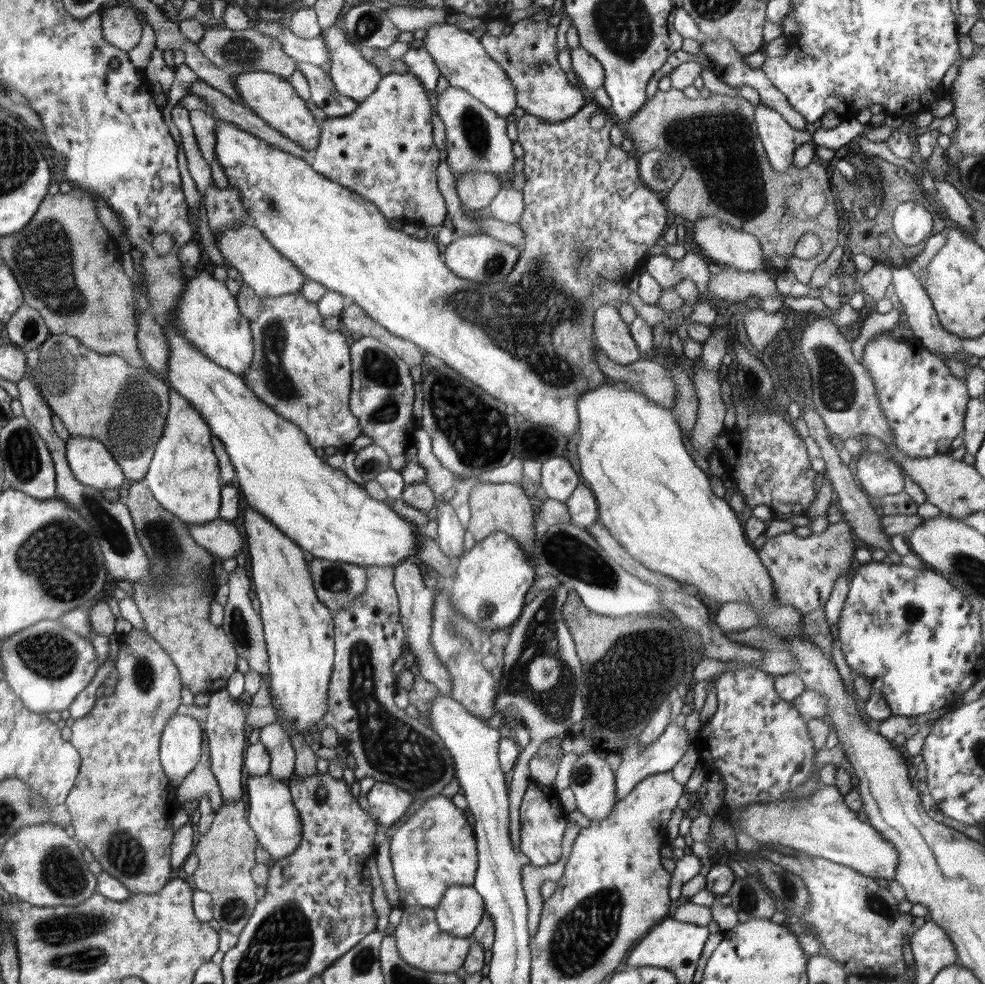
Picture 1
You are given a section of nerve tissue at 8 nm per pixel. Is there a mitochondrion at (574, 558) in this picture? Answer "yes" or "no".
yes

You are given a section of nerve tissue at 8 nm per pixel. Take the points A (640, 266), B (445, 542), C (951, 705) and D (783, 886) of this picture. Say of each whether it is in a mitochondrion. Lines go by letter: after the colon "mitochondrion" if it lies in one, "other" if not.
A: other
B: other
C: other
D: mitochondrion

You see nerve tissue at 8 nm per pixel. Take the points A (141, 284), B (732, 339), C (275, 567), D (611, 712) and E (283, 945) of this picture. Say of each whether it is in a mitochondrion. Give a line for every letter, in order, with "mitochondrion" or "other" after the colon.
A: other
B: other
C: other
D: other
E: mitochondrion

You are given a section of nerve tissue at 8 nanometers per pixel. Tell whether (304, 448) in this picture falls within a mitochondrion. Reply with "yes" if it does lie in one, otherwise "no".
no

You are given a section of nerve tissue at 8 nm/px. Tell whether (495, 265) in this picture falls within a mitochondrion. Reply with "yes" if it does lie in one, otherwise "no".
yes

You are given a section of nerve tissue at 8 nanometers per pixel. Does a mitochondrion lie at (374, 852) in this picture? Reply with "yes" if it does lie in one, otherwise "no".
no

